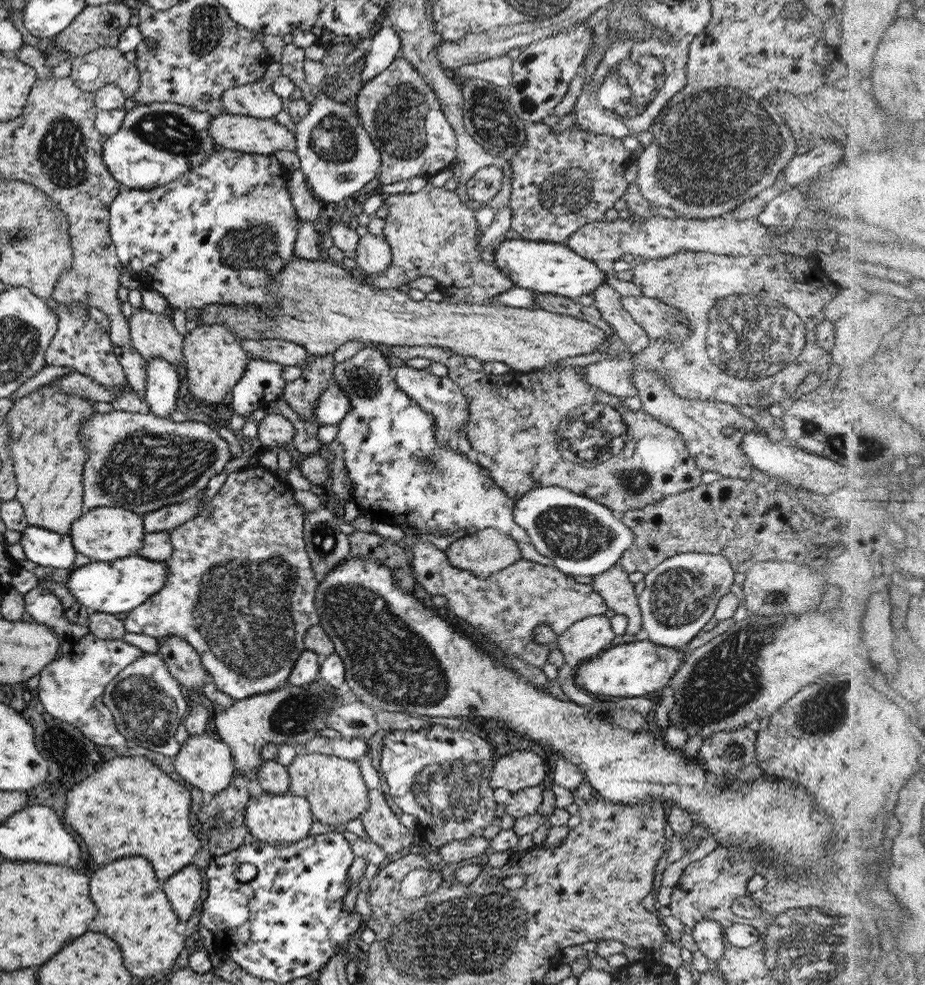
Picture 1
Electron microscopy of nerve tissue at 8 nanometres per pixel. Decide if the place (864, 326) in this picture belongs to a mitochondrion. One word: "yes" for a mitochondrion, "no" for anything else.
no

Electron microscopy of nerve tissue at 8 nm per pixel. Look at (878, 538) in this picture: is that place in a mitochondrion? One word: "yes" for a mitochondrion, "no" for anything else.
no

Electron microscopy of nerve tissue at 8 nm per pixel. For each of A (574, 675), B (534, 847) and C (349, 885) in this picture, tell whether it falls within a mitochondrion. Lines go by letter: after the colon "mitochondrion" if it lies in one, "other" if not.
A: other
B: other
C: other

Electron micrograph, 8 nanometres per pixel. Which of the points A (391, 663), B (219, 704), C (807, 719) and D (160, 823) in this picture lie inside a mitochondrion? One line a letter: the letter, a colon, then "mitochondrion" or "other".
A: mitochondrion
B: other
C: mitochondrion
D: other

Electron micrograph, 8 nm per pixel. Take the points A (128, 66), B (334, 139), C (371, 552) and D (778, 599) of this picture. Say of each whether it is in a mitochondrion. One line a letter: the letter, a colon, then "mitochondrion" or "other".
A: other
B: mitochondrion
C: other
D: mitochondrion

